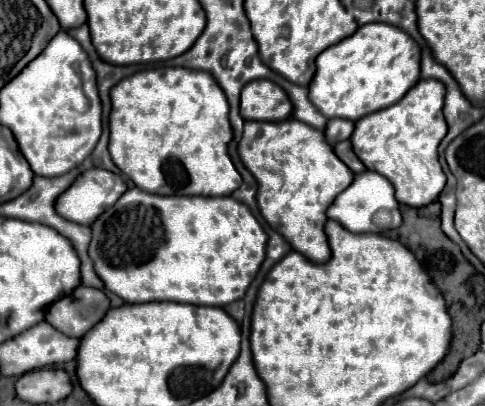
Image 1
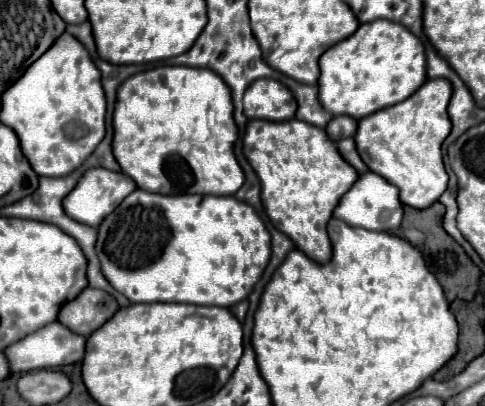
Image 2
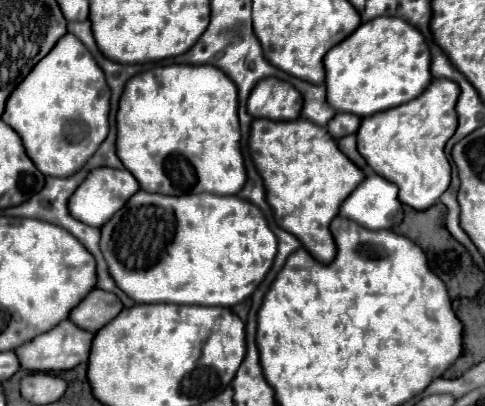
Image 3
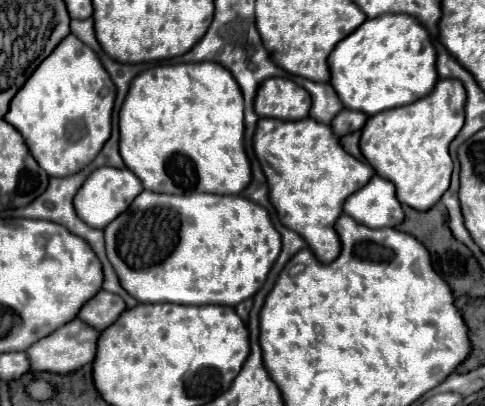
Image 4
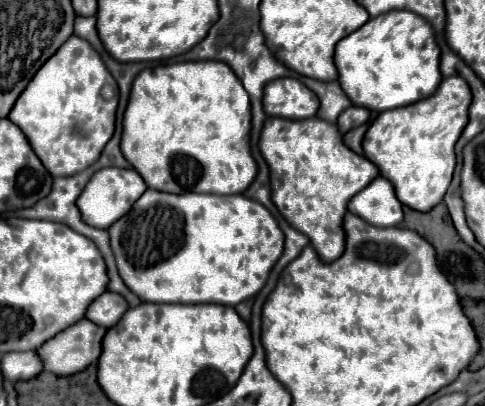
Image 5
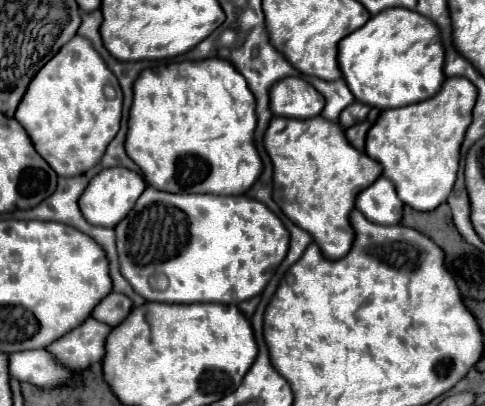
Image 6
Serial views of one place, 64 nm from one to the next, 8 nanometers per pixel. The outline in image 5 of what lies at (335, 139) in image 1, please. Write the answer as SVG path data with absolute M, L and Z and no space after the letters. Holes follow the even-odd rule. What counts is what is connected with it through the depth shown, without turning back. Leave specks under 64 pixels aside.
M350 106L350 108L346 108L346 110L338 116L336 124L338 124L340 132L344 134L344 132L348 132L348 130L352 130L352 128L358 128L358 126L366 124L366 122L368 122L368 116L370 116L370 110L360 108L360 106Z

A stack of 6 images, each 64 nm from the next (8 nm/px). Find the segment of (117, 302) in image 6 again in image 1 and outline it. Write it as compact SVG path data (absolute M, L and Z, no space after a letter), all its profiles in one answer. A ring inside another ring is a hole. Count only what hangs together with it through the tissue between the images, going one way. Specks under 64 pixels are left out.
M78 286L70 296L56 300L46 322L72 338L82 338L94 324L106 316L110 310L110 300L102 290Z

